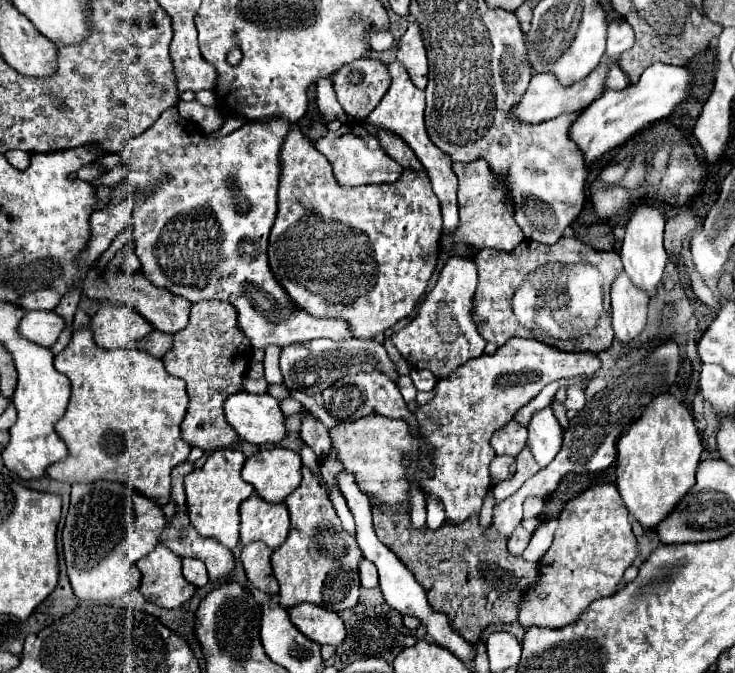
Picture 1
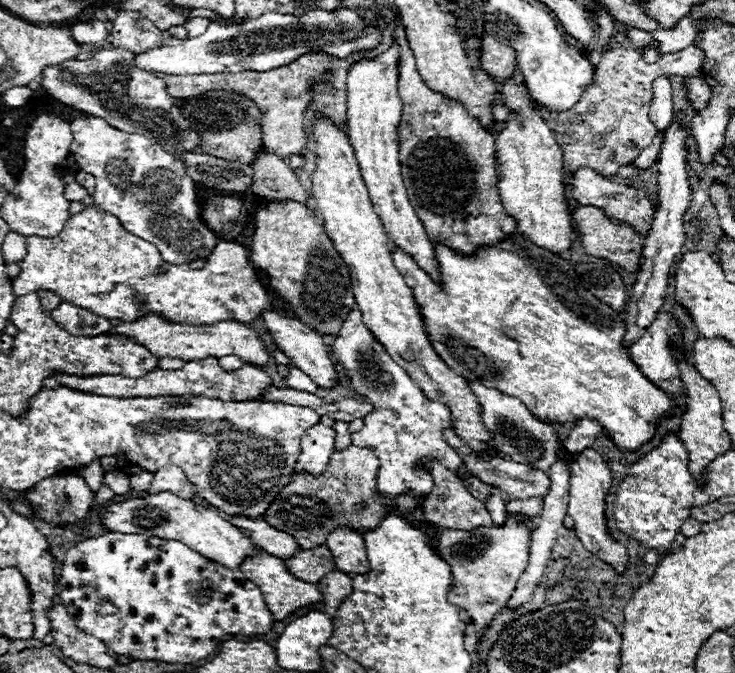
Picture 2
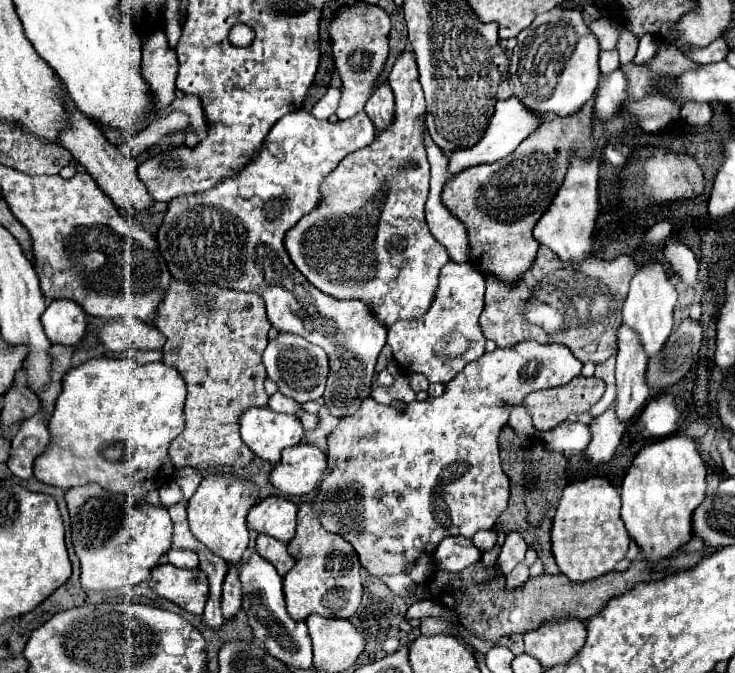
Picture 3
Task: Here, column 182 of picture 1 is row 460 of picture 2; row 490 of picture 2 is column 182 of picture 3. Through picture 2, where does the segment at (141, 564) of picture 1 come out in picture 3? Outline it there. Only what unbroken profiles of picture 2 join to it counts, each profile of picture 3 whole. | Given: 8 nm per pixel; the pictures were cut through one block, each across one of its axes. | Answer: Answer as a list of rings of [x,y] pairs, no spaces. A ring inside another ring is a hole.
[[[160,564],[152,570],[150,588],[190,614],[202,614],[208,600],[208,578],[196,570],[178,570],[172,564]]]

